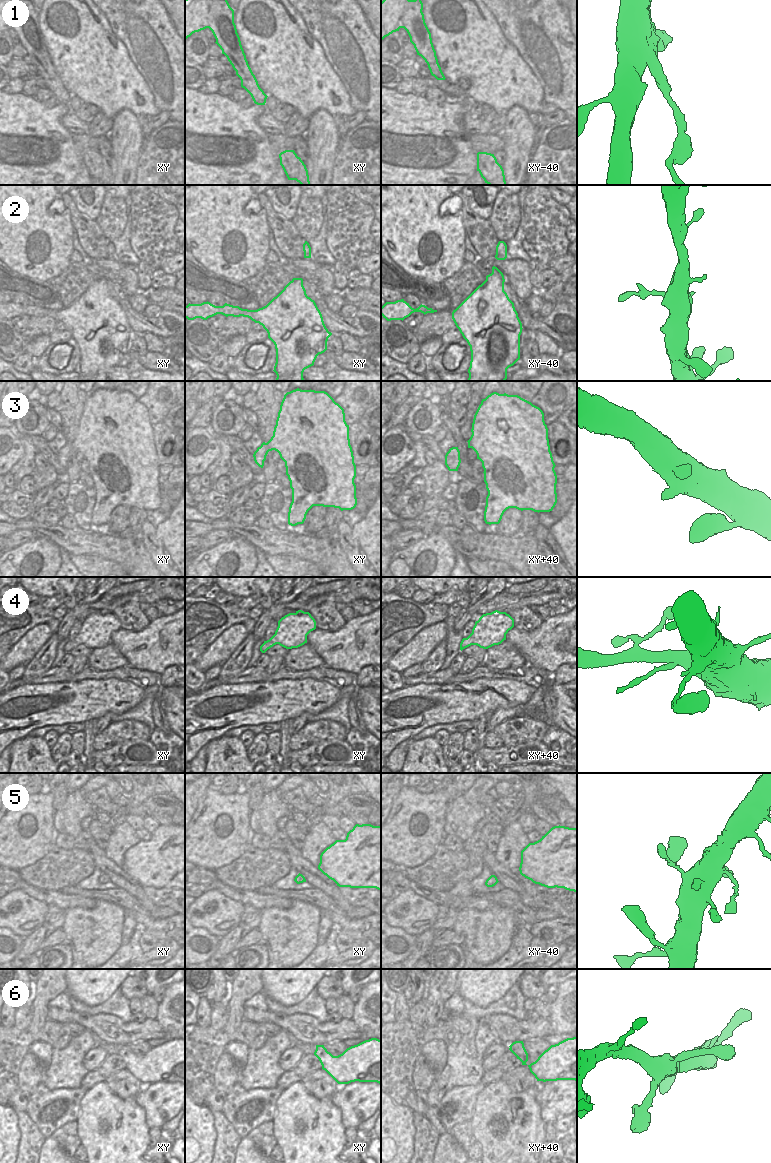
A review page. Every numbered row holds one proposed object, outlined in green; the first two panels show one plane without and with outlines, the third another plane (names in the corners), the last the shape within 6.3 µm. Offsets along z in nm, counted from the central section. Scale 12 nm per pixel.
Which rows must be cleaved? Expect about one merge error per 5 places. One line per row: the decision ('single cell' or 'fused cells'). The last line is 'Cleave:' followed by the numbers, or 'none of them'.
1: fused cells
2: fused cells
3: single cell
4: fused cells
5: single cell
6: single cell
Cleave: 1, 2, 4

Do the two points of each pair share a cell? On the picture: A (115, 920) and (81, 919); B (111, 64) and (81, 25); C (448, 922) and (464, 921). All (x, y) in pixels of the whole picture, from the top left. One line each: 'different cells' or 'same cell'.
A: same cell
B: same cell
C: different cells

